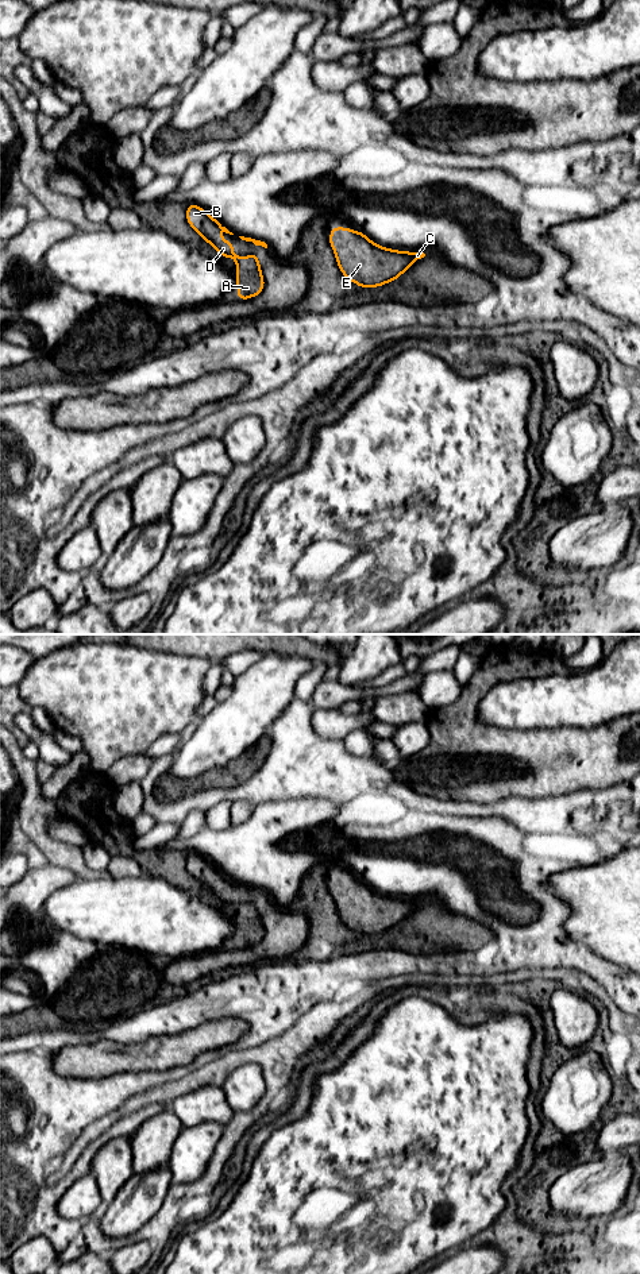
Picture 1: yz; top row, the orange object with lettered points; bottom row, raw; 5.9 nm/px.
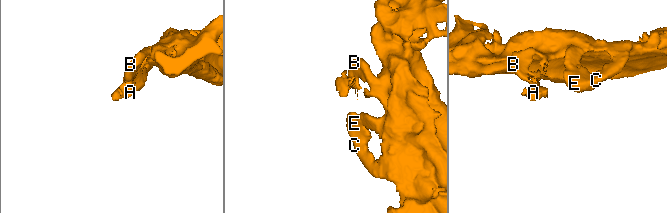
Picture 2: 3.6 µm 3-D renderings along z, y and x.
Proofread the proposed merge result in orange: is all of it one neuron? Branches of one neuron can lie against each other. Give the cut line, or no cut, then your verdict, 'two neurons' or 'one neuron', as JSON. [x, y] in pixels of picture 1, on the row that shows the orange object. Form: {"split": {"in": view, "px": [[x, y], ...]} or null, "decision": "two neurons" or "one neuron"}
{"split": {"in": "yz", "px": [[239, 257], [234, 259]]}, "decision": "two neurons"}

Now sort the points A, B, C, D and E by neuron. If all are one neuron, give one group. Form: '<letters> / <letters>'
A / B C D E

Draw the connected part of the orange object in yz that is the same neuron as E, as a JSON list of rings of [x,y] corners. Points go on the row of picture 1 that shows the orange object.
[[[332,227],[329,244],[342,274],[365,289],[394,282],[415,260],[425,256],[381,247],[365,233],[343,227]]]

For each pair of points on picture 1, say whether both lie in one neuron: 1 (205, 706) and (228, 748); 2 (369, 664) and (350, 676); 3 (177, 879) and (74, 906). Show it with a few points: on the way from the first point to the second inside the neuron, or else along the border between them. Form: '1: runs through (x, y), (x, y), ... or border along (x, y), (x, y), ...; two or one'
1: border along (218, 703), (199, 718); two
2: runs through (365, 664), (354, 672); one
3: border along (142, 873), (164, 877), (191, 895), (197, 896); two

